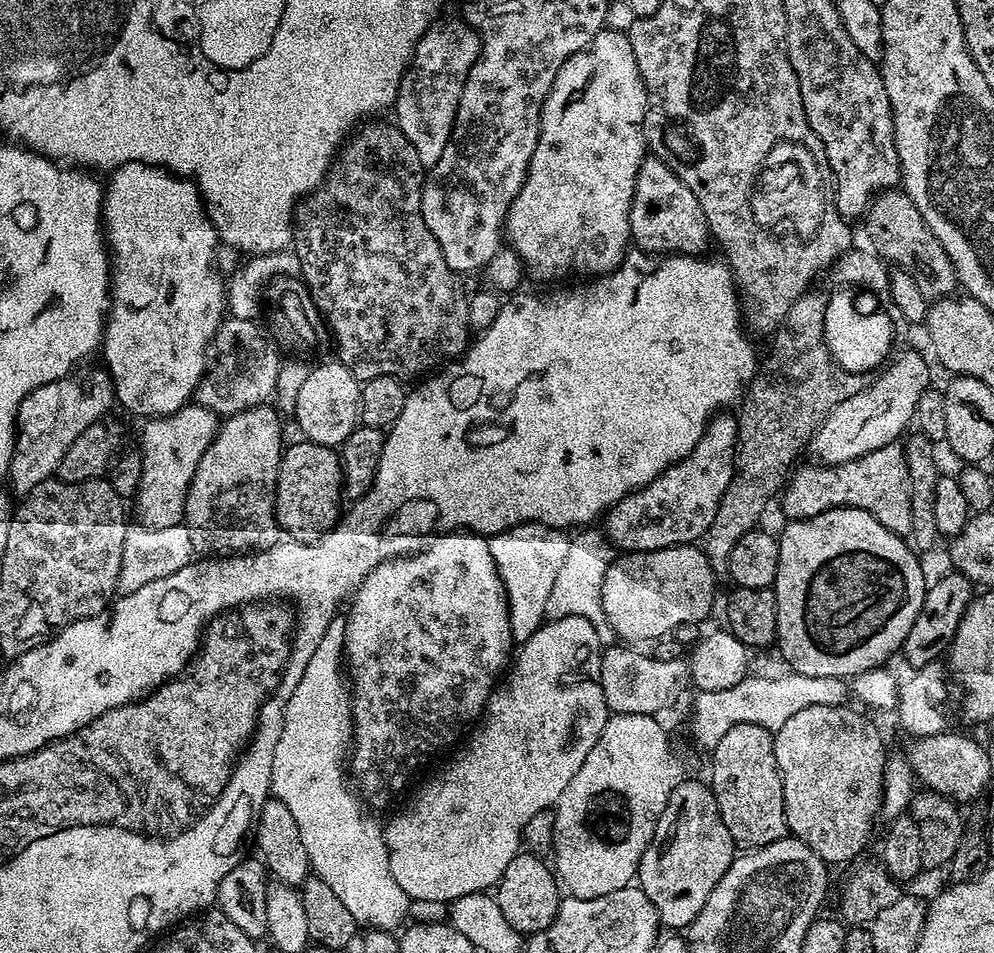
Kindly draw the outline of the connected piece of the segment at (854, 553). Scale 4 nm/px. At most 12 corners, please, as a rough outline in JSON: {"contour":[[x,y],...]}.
{"contour":[[857,508],[779,533],[778,649],[855,678],[904,643],[926,583]]}

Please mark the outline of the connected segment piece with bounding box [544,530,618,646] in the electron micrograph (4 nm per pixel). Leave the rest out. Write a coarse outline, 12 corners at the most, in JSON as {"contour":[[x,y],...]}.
{"contour":[[580,530],[550,586],[548,620],[596,612],[601,645],[618,637],[602,586],[618,552],[603,531]]}

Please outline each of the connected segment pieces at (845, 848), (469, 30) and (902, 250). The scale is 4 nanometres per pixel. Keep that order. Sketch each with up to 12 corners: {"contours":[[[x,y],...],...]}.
{"contours":[[[852,706],[775,729],[789,833],[829,866],[867,846],[879,730]],[[462,20],[417,41],[394,103],[431,170],[456,121],[480,38]],[[902,190],[868,205],[871,251],[908,272],[929,301],[956,271]]]}

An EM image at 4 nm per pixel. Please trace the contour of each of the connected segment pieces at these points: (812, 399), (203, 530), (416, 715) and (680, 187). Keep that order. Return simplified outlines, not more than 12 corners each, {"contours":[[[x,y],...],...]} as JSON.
{"contours":[[[804,292],[737,415],[736,474],[702,539],[717,577],[778,475],[866,386]],[[268,404],[217,427],[186,494],[193,553],[281,543]],[[488,540],[383,560],[344,620],[350,772],[384,804],[514,648]],[[645,155],[628,215],[649,254],[707,253],[698,198],[659,155]]]}

